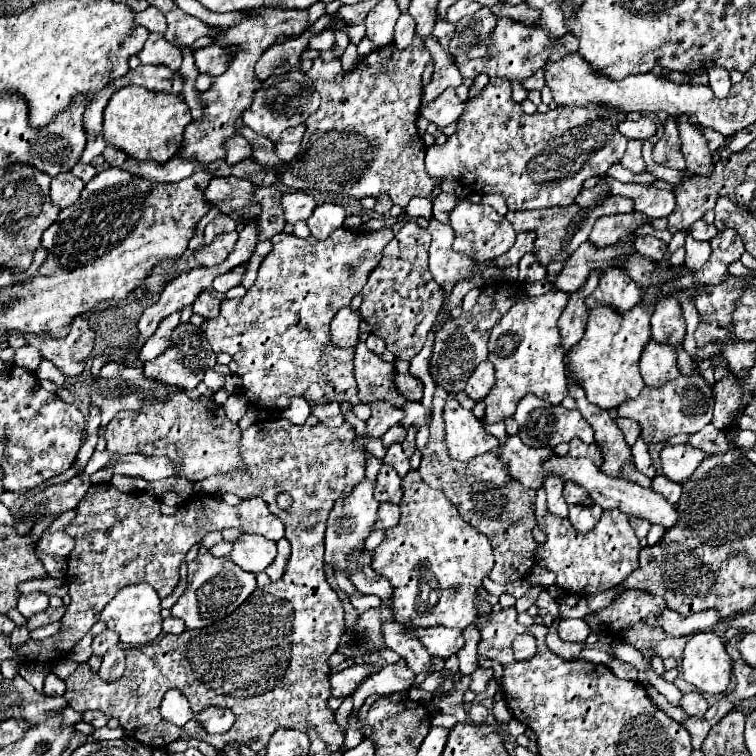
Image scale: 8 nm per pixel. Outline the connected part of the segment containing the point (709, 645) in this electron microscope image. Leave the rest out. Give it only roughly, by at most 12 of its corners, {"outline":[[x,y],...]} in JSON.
{"outline":[[715,632],[695,634],[683,652],[683,678],[723,694],[733,660]]}

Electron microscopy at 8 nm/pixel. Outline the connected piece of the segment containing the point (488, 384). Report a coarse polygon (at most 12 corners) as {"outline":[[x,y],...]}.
{"outline":[[485,360],[471,374],[465,394],[481,402],[495,386],[495,370]]}

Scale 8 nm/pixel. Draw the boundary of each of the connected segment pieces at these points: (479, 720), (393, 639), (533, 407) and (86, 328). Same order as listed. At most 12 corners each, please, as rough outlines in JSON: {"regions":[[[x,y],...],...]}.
{"regions":[[[473,704],[469,710],[473,724],[483,724],[489,708]],[[383,622],[387,648],[405,658],[419,674],[431,656],[415,636],[397,622]],[[525,396],[513,418],[533,448],[593,442],[577,410]],[[77,318],[69,336],[25,336],[65,375],[84,371],[95,330]]]}

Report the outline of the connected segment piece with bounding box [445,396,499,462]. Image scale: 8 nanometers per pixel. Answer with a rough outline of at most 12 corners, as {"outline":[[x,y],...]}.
{"outline":[[453,396],[445,404],[449,456],[469,462],[499,446]]}

